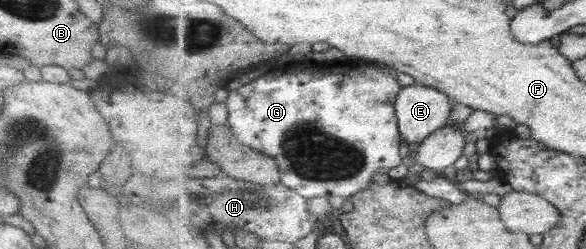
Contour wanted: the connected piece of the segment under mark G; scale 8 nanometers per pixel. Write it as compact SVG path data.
M304 60L304 62L296 62L296 64L290 64L290 66L276 69L276 72L272 71L268 74L258 77L256 80L246 83L246 85L238 87L236 90L231 90L223 95L226 100L229 110L228 125L232 128L236 137L240 139L242 144L255 148L256 151L262 152L267 156L270 156L278 165L280 173L282 174L282 183L288 186L291 190L297 192L304 199L310 200L312 198L328 198L328 197L342 197L349 198L349 200L356 194L363 192L364 190L372 187L372 176L376 172L380 172L382 168L391 169L396 168L402 164L404 157L400 156L400 142L402 142L402 133L400 133L399 118L396 115L396 101L400 96L400 91L404 89L397 80L397 70L392 66L386 66L386 64L379 64L371 61L361 60L348 60L343 63L339 63L336 68L328 68L326 64L320 64L318 66L318 72L314 70L310 74L310 62Z

